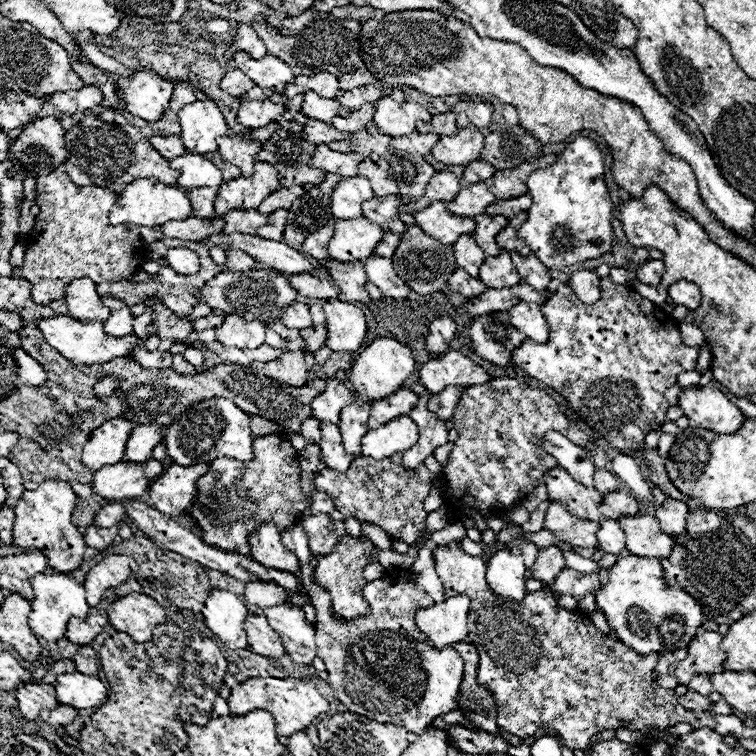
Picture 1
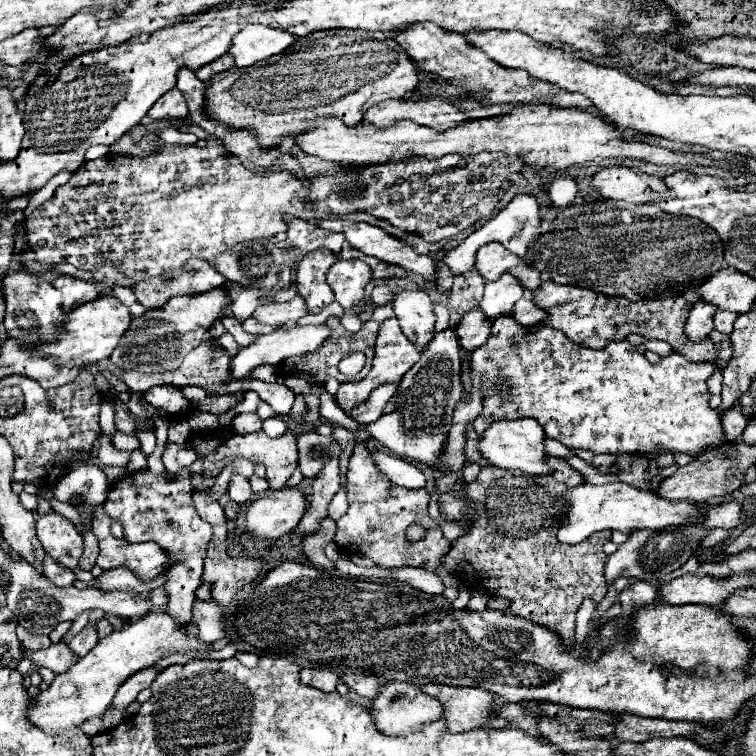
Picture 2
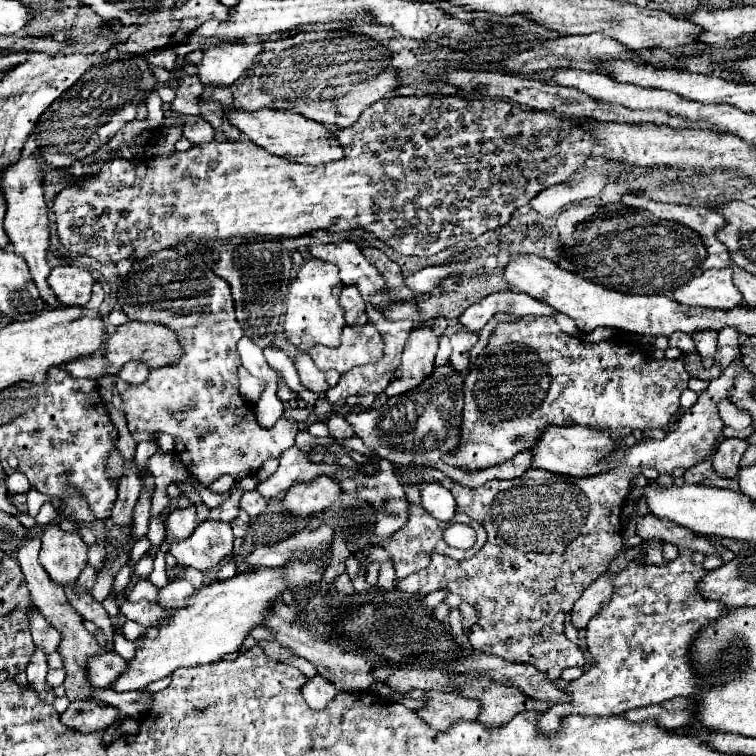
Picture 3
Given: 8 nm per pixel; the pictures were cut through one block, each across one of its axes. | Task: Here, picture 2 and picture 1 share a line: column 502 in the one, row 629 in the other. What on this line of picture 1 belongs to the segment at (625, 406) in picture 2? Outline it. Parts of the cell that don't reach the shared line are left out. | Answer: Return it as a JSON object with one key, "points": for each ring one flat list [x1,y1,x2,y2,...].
{"points":[[398,573,394,578,390,578,390,576,384,576,384,578,380,578,380,580,374,580,374,582,368,582,364,588,362,588,362,594,364,594,364,600,370,604,370,614,366,614,366,616,358,616,358,618,352,618,352,620,346,620,344,624,332,624,332,608,330,608,330,596,324,592,324,590,320,590,318,586,316,588,310,588,308,590,310,592,310,600,312,600,312,606,316,608,316,616,318,616,318,620,316,620,316,642,318,642,318,656,324,660,324,664,326,664,326,672,328,672,328,684,332,686,332,690,334,690,334,698,336,700,340,700,344,706,346,706,346,710,348,712,352,712,352,714,360,714,360,716,366,716,366,718,372,718,372,720,376,720,376,722,392,722,392,724,396,724,396,726,404,726,408,732,414,732,414,734,420,734,424,728,428,728,430,724,432,724,432,720,436,718,436,716,440,716,440,714,446,714,446,712,450,712,450,710,454,710,456,708,456,692,458,692,458,688,460,688,460,682,462,682,462,674,464,674,464,662,462,662,462,658,460,658,460,654,456,654,456,650,454,648,448,648,448,650,436,650,430,642,428,642,428,636,426,634,422,634,420,630,418,630,418,626,416,626,416,622,414,622,414,616,416,616,416,612,420,610,420,608,428,608,428,606,432,606,434,604,434,600,424,592,424,588,420,588,418,584,412,582,412,580,403,580,398,579]]}

